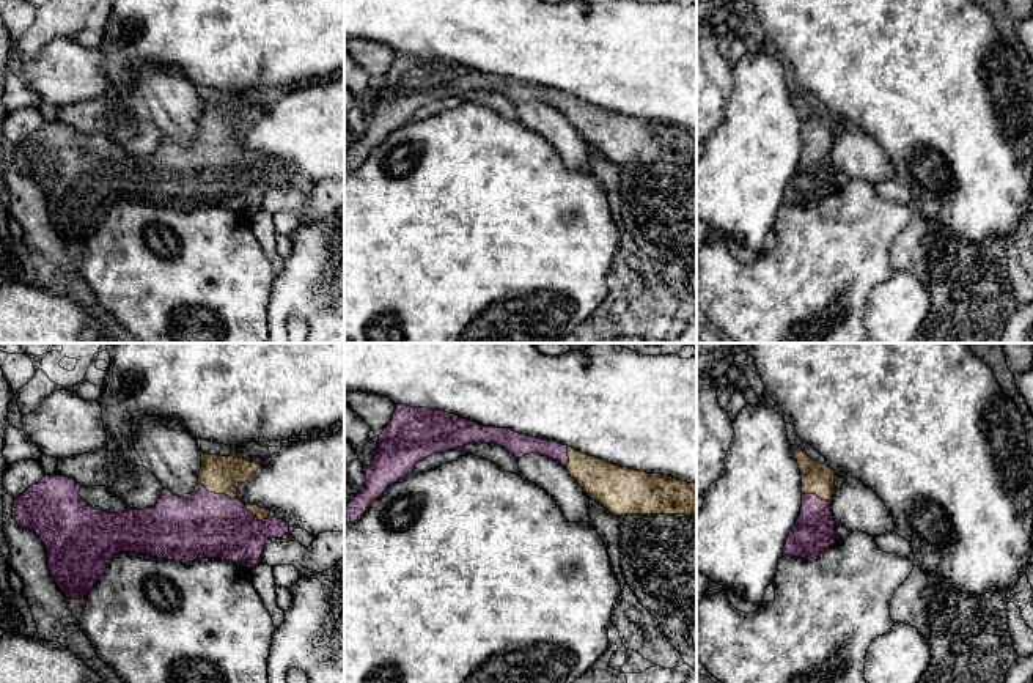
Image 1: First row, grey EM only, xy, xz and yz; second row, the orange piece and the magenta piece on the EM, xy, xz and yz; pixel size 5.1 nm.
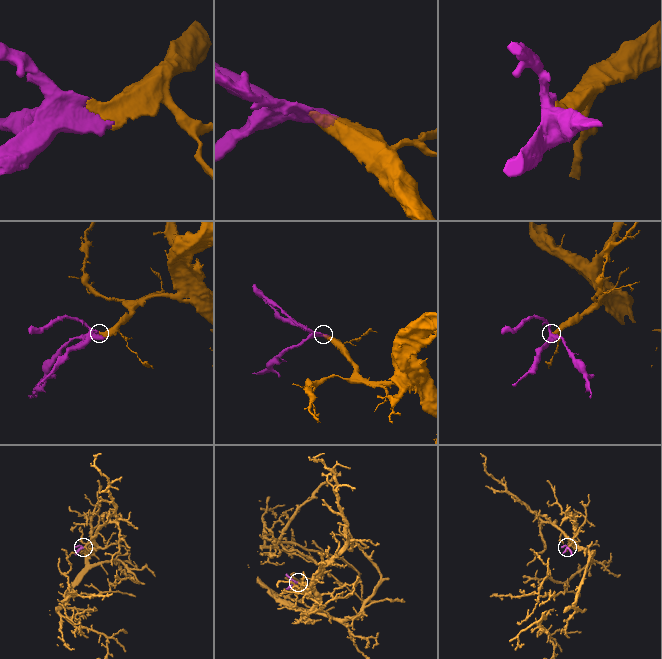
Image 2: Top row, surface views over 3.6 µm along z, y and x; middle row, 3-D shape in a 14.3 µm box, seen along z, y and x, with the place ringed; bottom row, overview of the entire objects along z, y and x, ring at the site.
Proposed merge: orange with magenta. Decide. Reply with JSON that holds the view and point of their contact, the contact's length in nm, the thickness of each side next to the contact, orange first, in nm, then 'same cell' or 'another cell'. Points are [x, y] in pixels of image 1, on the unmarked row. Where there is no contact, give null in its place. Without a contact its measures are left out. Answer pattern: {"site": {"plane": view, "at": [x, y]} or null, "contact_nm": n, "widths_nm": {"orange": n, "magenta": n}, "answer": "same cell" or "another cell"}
{"site": {"plane": "xy", "at": [219, 140]}, "contact_nm": 220, "widths_nm": {"orange": 190, "magenta": 340}, "answer": "same cell"}

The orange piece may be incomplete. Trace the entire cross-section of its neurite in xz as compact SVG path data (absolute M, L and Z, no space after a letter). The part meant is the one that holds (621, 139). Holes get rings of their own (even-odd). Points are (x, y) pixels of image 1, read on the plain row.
M396 52L390 71L379 82L373 110L363 115L365 135L344 153L344 173L360 167L388 134L412 121L418 109L478 90L497 91L517 107L530 101L549 104L568 116L590 146L615 164L697 164L695 131L621 115L557 88L478 72L445 58Z

